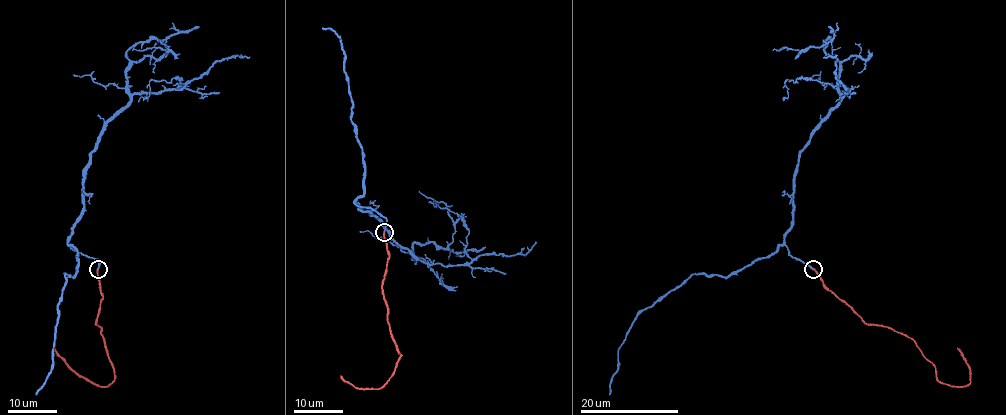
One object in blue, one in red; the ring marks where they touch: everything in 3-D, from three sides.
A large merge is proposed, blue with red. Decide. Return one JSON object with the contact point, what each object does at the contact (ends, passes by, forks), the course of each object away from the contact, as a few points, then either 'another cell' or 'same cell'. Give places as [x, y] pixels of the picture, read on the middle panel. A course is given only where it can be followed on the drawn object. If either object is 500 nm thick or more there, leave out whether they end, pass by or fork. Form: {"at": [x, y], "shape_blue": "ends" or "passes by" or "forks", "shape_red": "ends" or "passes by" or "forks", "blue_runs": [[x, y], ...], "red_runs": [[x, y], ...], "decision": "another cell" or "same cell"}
{"at": [384, 232], "shape_blue": "ends", "shape_red": "ends", "blue_runs": [[384, 232], [386, 219], [355, 203], [412, 258], [414, 243], [446, 248], [453, 239], [448, 208], [419, 190]], "red_runs": [[384, 232], [388, 258], [383, 299], [400, 356], [393, 375], [377, 389], [357, 389], [340, 375]], "decision": "same cell"}

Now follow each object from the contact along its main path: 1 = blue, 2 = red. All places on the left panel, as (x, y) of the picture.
1: (98, 268), (99, 260), (68, 244), (89, 153), (130, 99), (127, 50), (153, 39), (168, 47), (132, 50)
2: (98, 269), (102, 299), (95, 323), (100, 327), (114, 380), (106, 387), (99, 387), (81, 377), (54, 348)

